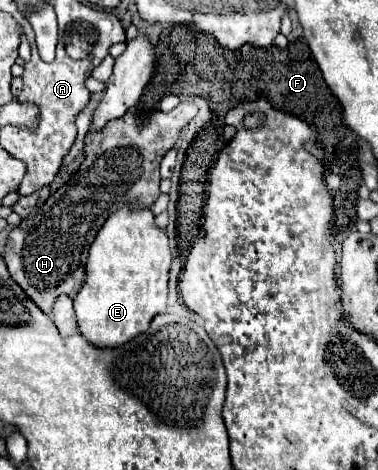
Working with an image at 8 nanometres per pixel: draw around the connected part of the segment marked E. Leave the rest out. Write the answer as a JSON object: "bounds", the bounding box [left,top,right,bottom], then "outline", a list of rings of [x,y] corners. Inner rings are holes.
{"bounds":[73,202,171,348],"outline":[[[129,202],[113,212],[89,248],[87,276],[73,298],[81,334],[101,348],[113,348],[145,332],[151,318],[165,312],[171,260],[167,232],[155,224],[151,208]]]}

